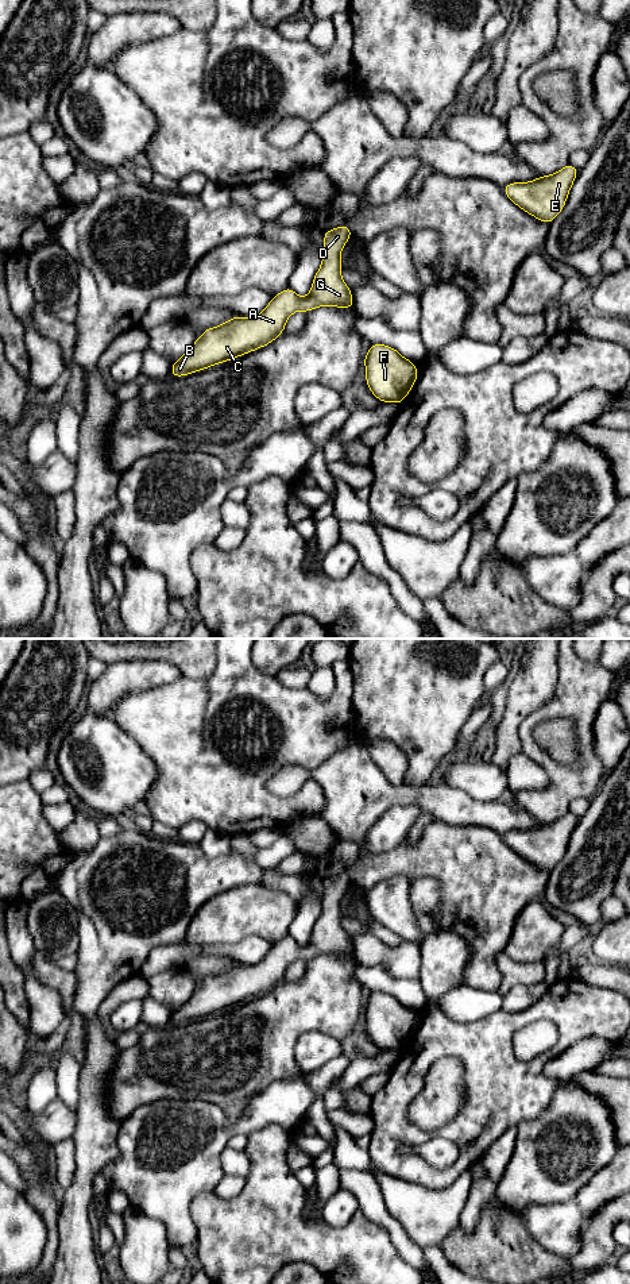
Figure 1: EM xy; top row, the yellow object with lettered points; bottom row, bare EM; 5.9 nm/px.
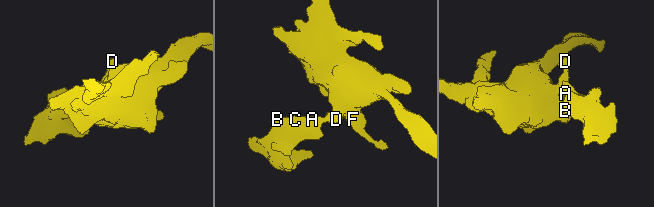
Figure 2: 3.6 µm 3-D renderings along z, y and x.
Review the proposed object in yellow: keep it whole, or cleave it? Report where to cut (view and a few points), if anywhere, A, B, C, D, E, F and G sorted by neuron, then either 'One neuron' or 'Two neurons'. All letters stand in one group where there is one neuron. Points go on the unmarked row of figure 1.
No split. Groups: A B C D E F G. One neuron

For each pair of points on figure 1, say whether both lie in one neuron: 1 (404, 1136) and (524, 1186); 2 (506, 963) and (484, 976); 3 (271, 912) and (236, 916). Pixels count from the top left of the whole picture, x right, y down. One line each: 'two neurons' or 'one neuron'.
1: two neurons
2: two neurons
3: one neuron

